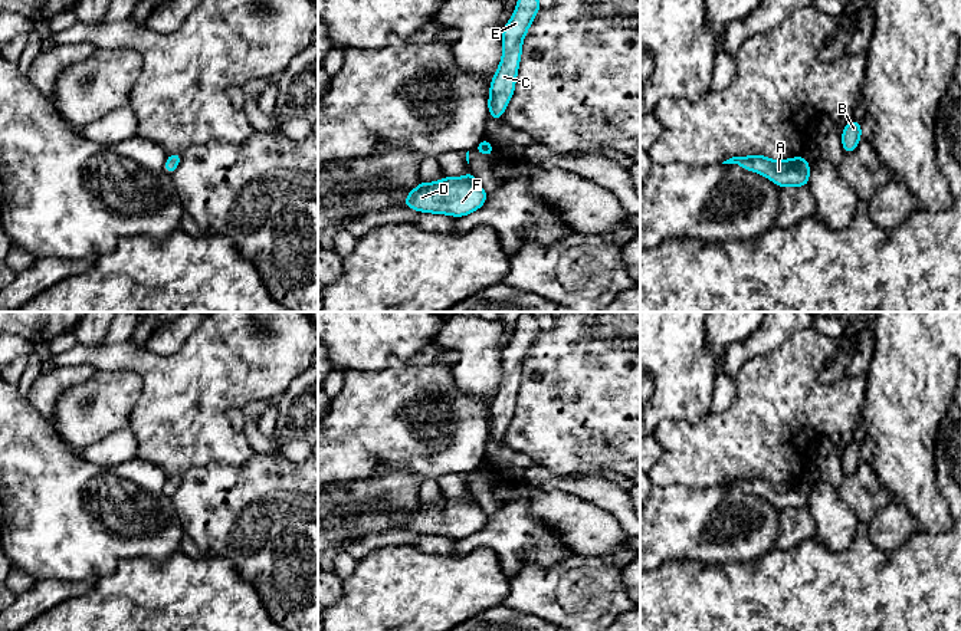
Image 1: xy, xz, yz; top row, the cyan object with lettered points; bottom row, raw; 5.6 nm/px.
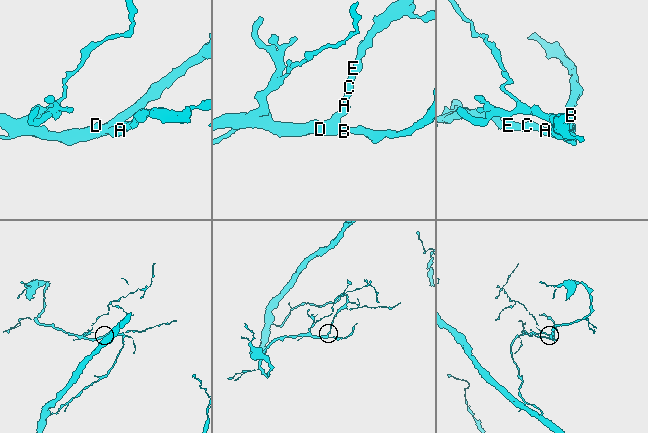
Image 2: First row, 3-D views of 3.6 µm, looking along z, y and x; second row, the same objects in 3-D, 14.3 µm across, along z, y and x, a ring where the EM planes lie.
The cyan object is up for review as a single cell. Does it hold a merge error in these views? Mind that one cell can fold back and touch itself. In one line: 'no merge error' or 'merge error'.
no merge error

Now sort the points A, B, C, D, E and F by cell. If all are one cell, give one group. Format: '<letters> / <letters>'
A B C D E F

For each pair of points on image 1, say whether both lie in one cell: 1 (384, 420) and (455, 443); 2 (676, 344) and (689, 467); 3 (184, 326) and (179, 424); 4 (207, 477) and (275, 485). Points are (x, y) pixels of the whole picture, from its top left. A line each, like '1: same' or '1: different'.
1: same
2: different
3: different
4: same

